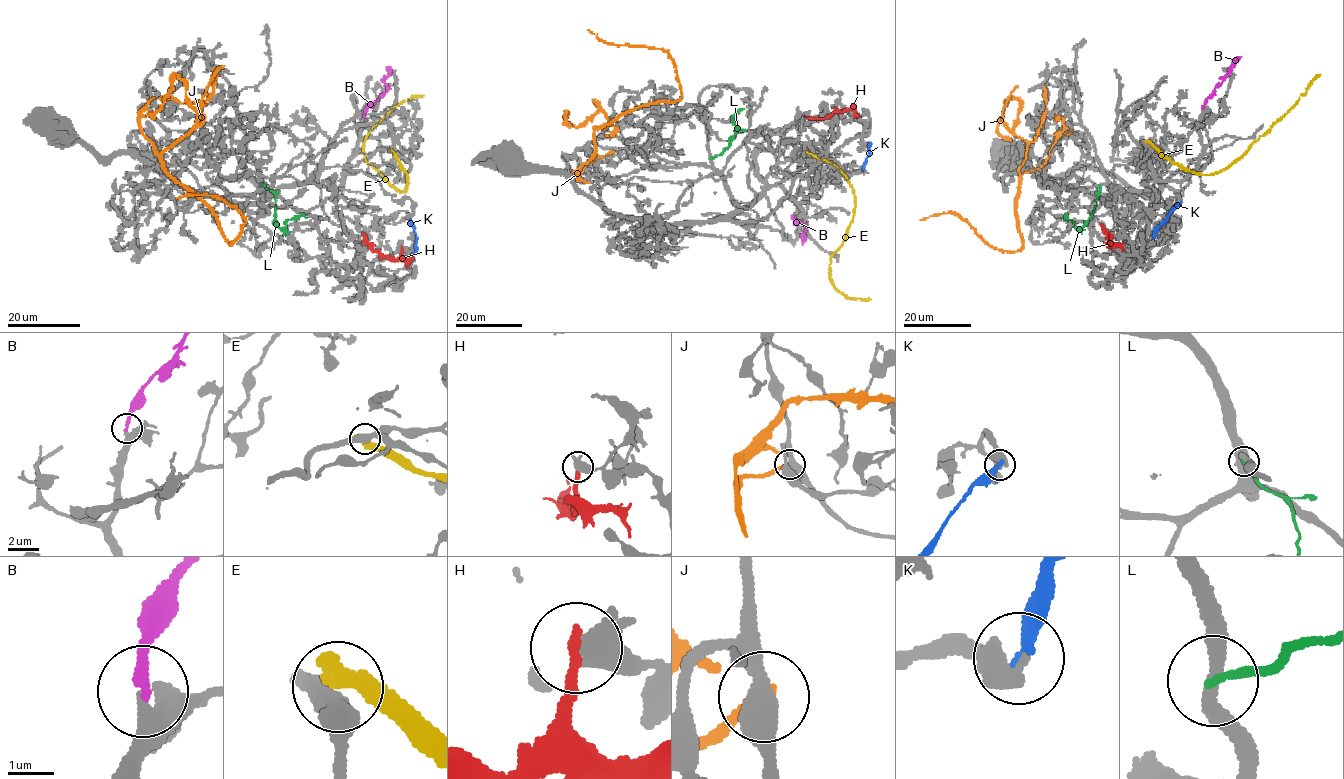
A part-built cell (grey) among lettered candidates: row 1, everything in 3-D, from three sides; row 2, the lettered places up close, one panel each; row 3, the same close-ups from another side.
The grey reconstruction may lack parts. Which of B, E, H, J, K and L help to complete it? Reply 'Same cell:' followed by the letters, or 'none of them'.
Same cell: B

